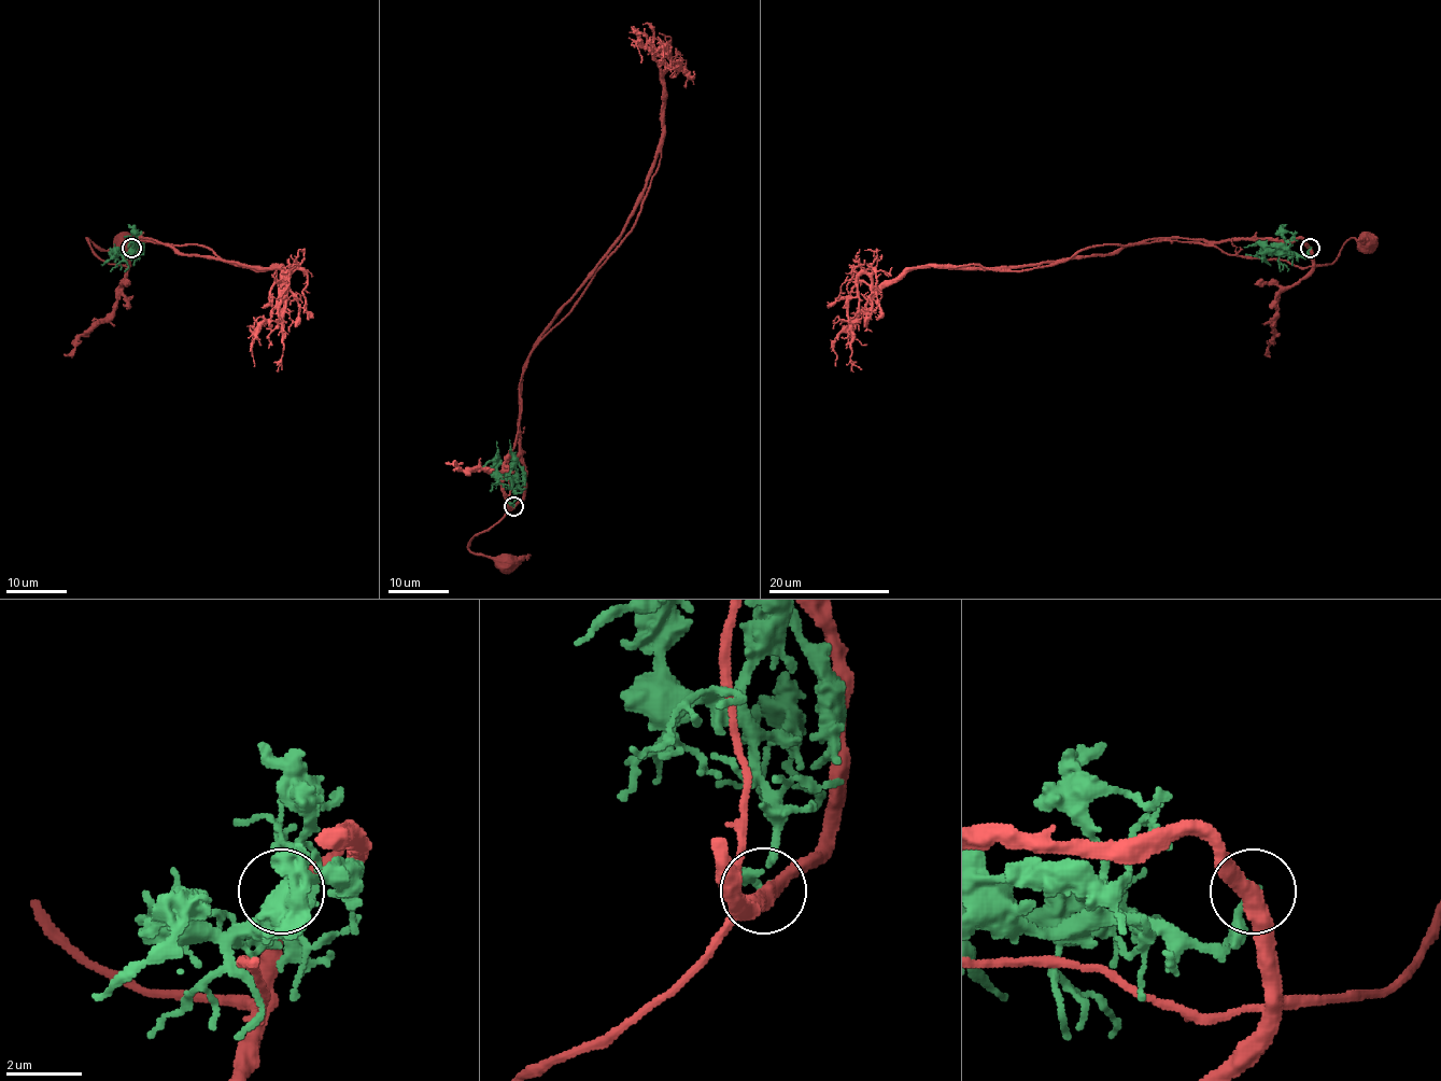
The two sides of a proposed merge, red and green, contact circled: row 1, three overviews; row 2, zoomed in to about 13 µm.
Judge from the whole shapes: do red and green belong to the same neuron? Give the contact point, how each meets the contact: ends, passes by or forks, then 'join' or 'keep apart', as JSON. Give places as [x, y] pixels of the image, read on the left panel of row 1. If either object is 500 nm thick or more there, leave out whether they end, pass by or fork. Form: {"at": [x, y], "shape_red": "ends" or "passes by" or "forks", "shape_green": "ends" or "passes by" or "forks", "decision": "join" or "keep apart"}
{"at": [131, 248], "shape_red": "passes by", "shape_green": "ends", "decision": "keep apart"}

